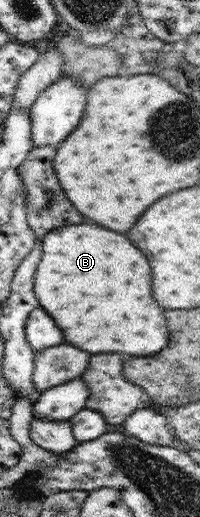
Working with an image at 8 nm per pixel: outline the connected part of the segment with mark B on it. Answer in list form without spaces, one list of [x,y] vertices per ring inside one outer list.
[[[67,225],[45,235],[43,257],[35,273],[35,293],[45,311],[55,319],[63,339],[83,351],[119,351],[131,355],[153,355],[167,347],[169,331],[165,309],[151,295],[151,265],[147,257],[123,235],[101,225]]]

